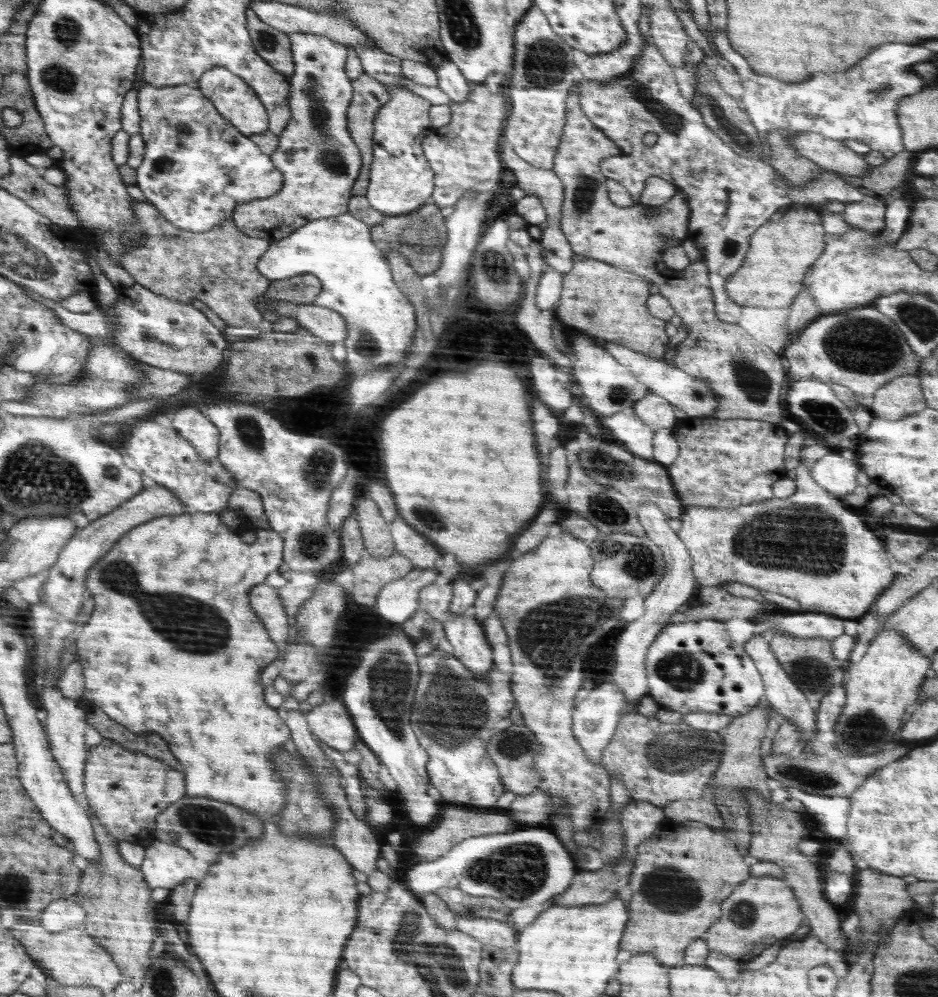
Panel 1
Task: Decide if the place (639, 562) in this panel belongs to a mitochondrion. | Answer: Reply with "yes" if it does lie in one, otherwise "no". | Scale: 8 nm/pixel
yes

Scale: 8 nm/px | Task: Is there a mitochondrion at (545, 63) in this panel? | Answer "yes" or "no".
yes

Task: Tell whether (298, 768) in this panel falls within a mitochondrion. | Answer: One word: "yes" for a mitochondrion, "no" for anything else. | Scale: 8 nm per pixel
yes

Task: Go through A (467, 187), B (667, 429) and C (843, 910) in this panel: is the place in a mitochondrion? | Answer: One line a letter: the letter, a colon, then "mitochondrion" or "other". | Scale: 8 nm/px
A: other
B: other
C: other

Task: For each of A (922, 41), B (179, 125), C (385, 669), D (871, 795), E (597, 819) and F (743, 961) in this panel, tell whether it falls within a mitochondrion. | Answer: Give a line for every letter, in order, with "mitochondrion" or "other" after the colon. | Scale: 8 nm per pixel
A: other
B: mitochondrion
C: mitochondrion
D: other
E: other
F: other

